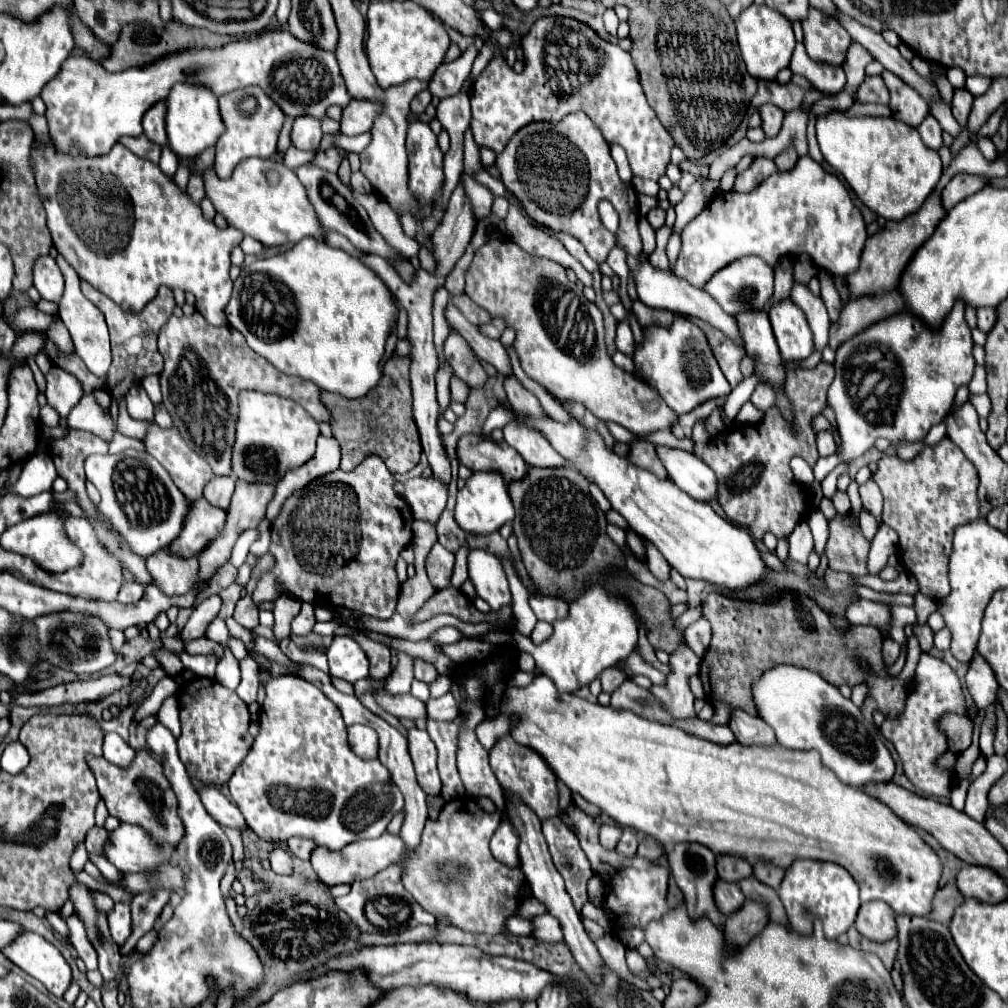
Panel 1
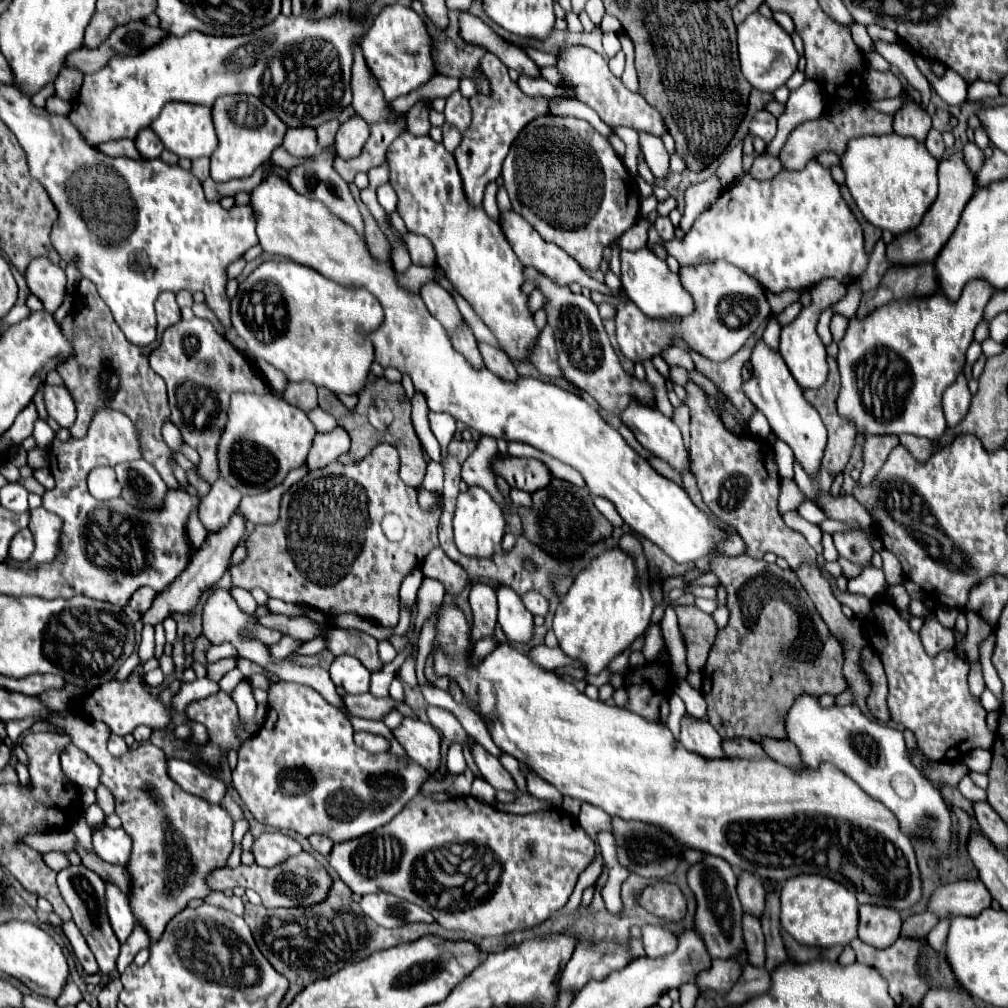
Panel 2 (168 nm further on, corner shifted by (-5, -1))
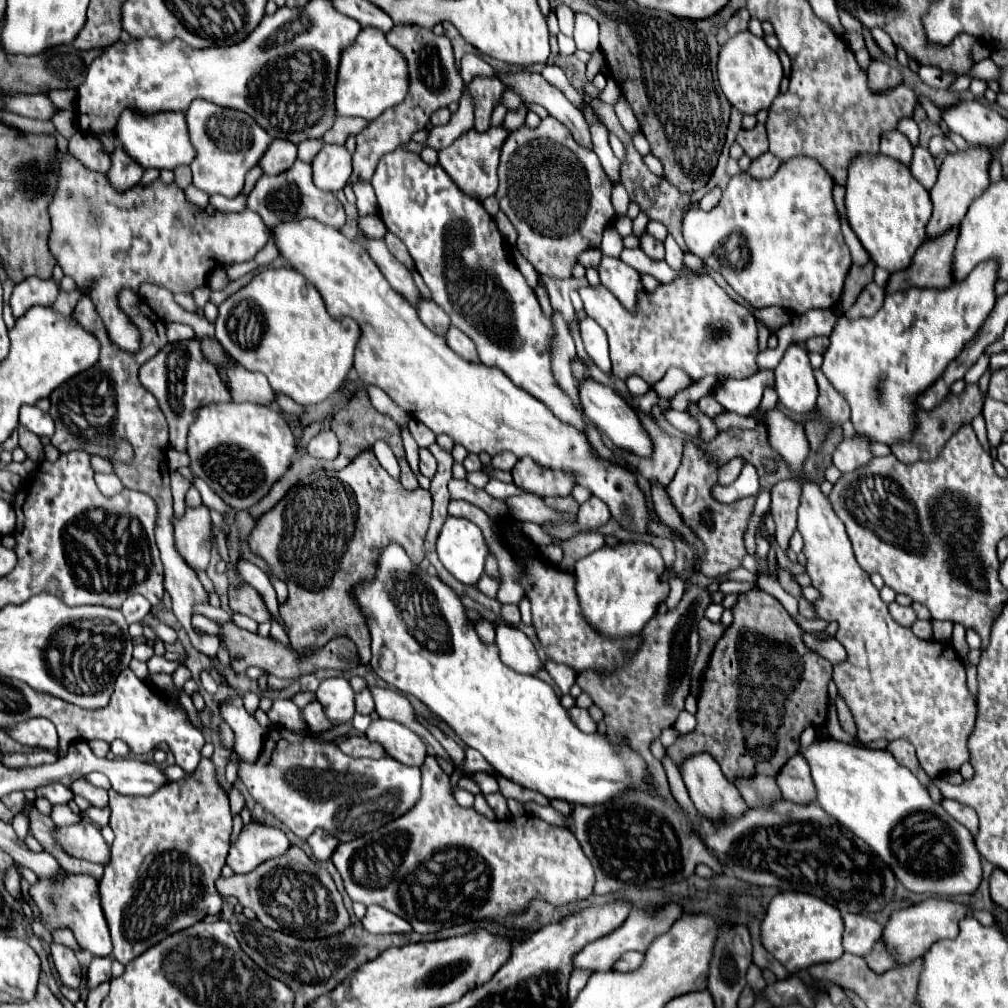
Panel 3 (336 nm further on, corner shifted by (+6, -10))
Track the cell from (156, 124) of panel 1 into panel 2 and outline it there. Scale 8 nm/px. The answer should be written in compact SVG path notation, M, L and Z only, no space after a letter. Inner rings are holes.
M150 128L140 130L138 136L136 136L136 140L134 140L134 144L136 144L136 148L138 148L138 152L140 152L140 156L142 156L144 160L158 158L160 152L164 150L162 142L156 138L156 134L152 134Z

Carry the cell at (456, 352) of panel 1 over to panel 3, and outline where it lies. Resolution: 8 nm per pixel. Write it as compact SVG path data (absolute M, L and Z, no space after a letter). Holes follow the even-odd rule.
M421 301L421 307L419 307L419 317L421 321L439 337L445 339L447 335L447 329L451 325L451 319L449 315L433 301Z

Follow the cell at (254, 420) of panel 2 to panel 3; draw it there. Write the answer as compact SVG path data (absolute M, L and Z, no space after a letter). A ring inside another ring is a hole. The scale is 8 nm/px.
M211 403L203 405L197 411L197 419L193 427L189 427L189 459L191 459L191 469L195 475L205 479L205 483L235 511L245 511L259 503L269 489L273 487L275 481L279 481L285 471L289 469L293 455L295 455L295 435L291 427L285 423L285 419L263 405L257 403Z

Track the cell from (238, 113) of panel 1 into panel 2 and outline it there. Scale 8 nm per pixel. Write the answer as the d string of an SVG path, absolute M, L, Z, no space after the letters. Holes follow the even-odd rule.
M238 94L238 96L220 96L212 106L212 122L218 136L218 148L210 156L210 176L216 182L228 182L232 178L252 176L262 162L266 162L274 148L284 140L286 126L284 122L258 98Z

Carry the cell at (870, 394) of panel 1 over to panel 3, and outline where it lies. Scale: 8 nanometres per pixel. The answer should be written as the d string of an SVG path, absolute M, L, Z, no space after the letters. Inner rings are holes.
M993 261L977 265L969 277L961 283L953 283L947 289L907 289L885 297L883 307L873 317L847 319L839 317L831 333L831 345L823 355L821 371L831 381L837 393L841 393L851 407L851 423L857 433L885 445L907 443L919 429L917 421L917 397L923 395L945 371L967 341L979 331L987 315L995 305L993 285L997 281L997 267Z

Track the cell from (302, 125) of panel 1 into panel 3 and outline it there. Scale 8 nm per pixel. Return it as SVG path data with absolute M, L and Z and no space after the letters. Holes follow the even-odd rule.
M275 139L261 157L259 165L263 167L265 173L277 175L281 171L287 171L295 159L297 159L297 145L283 139Z

